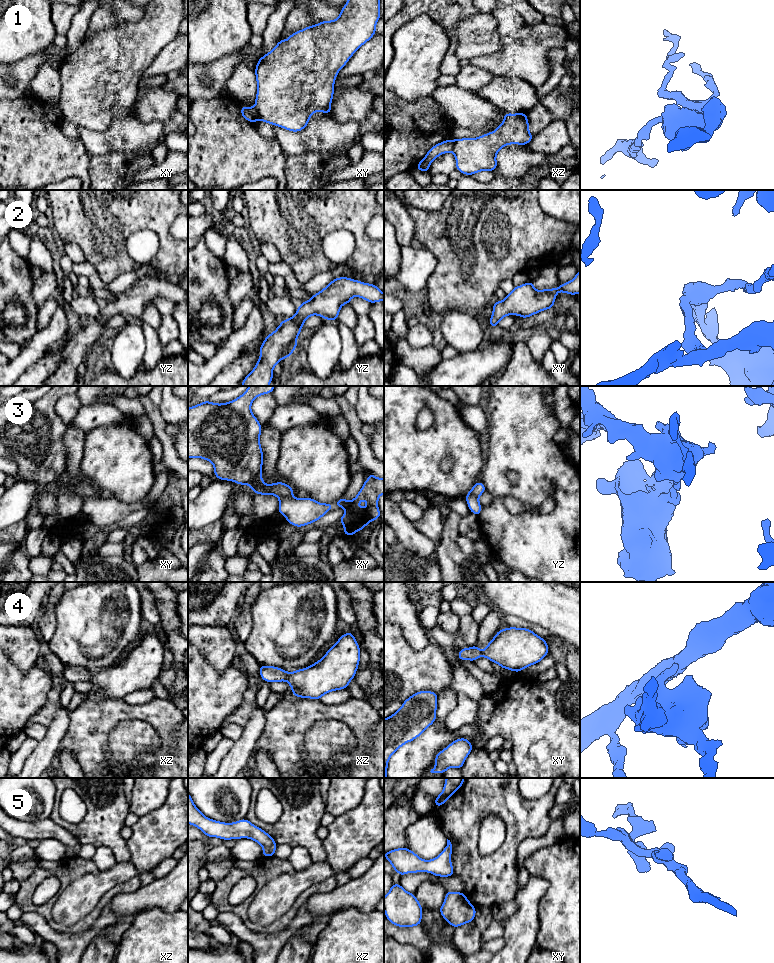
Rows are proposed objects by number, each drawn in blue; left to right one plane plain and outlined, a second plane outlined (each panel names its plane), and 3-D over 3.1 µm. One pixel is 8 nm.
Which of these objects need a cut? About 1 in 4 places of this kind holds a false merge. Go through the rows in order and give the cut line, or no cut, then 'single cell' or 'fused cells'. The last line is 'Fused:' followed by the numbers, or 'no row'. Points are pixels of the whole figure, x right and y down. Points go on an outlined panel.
1: cut in xy along (254, 108), (258, 119); fused cells
2: no cut; single cell
3: no cut; single cell
4: no cut; single cell
5: no cut; single cell
Fused: 1

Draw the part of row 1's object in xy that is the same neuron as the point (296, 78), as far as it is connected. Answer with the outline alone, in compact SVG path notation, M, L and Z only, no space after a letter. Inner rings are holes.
M348 0L337 19L321 21L282 40L258 59L254 70L257 81L255 109L258 120L292 132L306 128L316 111L331 112L334 83L338 72L353 54L376 33L380 0Z

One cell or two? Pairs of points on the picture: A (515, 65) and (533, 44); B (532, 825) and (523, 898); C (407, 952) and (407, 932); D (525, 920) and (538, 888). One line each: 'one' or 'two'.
A: one
B: two
C: two
D: one

